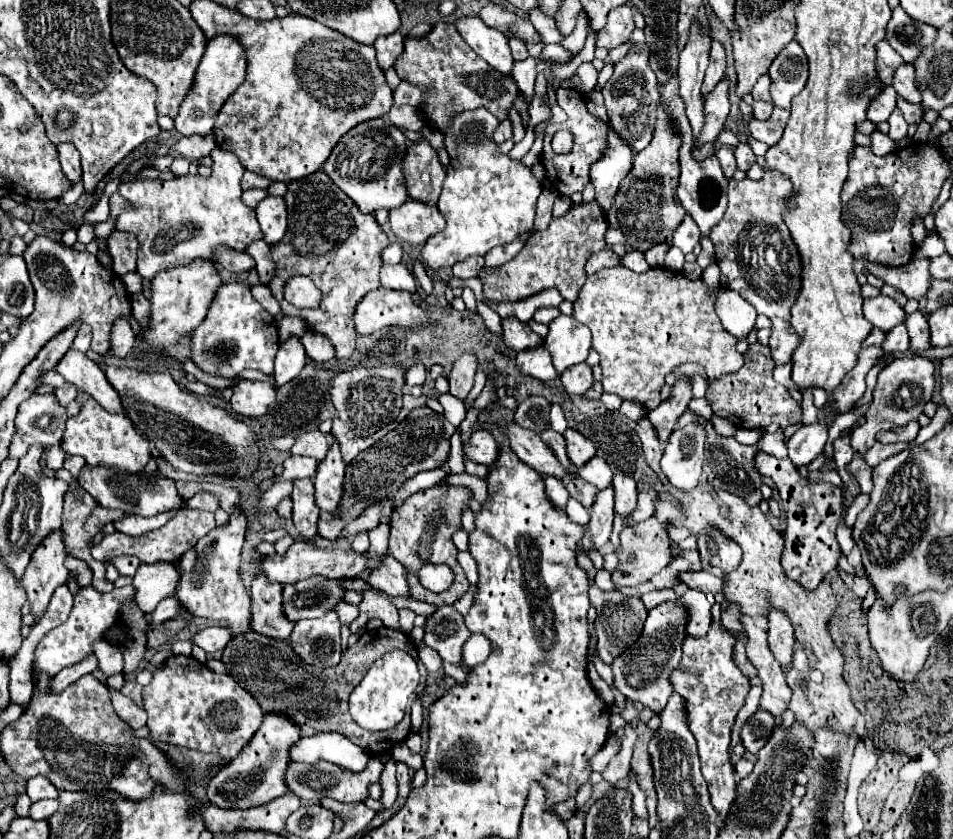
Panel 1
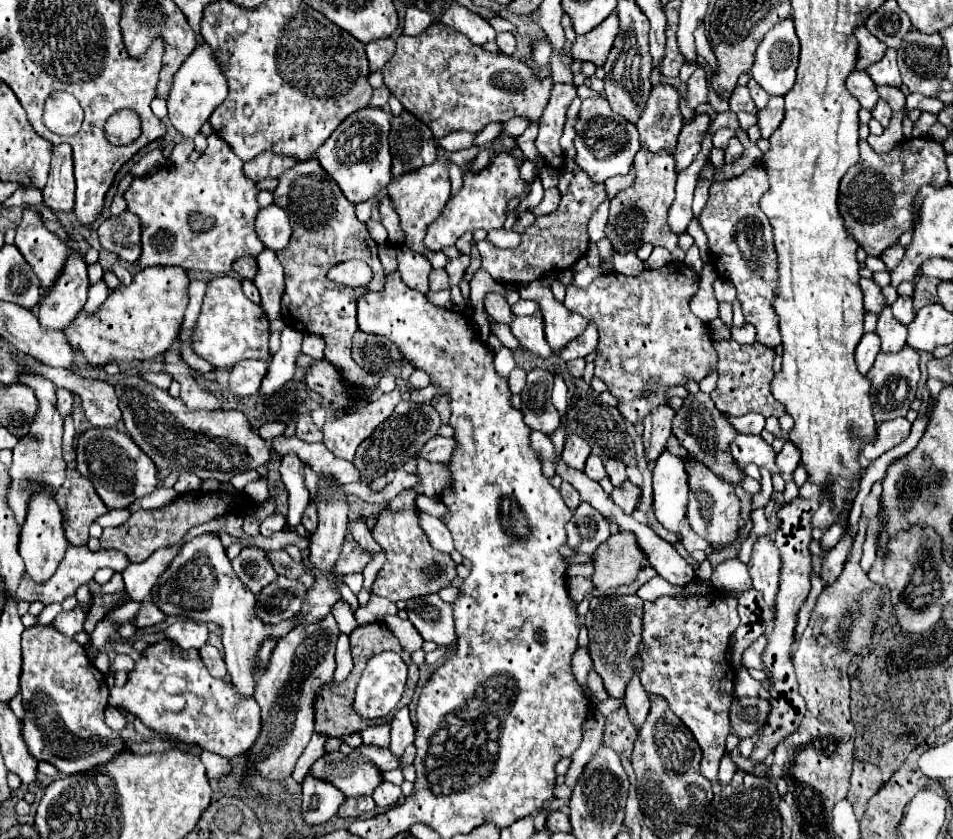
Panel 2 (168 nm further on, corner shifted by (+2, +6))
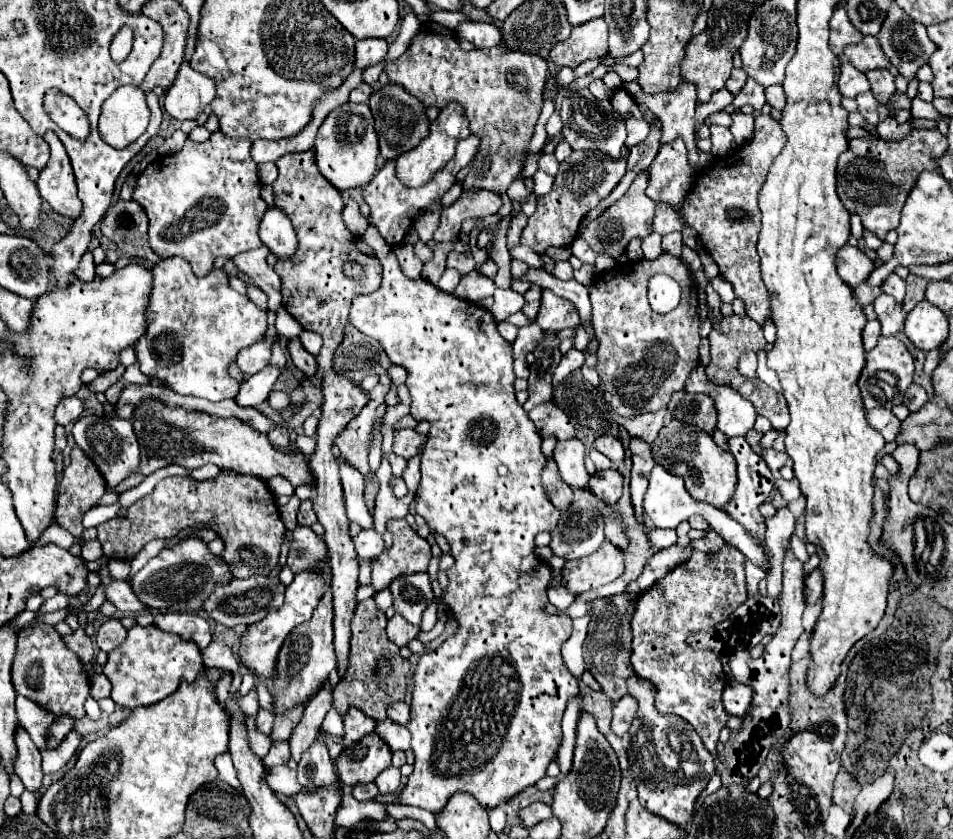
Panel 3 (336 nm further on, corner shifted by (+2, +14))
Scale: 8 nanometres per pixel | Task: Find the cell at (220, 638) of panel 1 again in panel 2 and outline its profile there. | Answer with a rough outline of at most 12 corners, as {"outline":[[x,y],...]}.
{"outline":[[178,621],[164,631],[182,649],[200,649],[208,627]]}

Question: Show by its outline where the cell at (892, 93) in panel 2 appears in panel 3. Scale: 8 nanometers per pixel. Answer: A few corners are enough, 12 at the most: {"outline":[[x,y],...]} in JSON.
{"outline":[[888,69],[866,71],[874,97],[886,105],[896,93]]}

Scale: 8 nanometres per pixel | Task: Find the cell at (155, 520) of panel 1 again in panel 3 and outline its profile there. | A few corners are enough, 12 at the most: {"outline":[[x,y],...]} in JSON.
{"outline":[[114,505],[92,507],[84,513],[82,527],[98,527],[116,517]]}

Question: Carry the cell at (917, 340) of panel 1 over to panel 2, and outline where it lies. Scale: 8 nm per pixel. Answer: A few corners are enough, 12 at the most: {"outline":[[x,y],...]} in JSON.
{"outline":[[898,297],[890,305],[902,325],[910,325],[916,317],[910,297]]}

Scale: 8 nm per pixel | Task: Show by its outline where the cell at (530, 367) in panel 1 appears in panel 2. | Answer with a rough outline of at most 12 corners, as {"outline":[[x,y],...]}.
{"outline":[[542,315],[516,317],[512,335],[530,353],[548,359]]}

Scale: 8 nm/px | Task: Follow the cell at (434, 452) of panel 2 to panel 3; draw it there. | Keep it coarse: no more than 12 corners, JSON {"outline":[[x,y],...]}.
{"outline":[[414,429],[394,433],[392,453],[410,459],[424,447],[426,435]]}

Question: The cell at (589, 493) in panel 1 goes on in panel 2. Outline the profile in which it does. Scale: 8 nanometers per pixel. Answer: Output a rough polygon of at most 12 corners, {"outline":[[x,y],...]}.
{"outline":[[562,483],[560,493],[570,509],[580,505],[580,493],[570,485]]}

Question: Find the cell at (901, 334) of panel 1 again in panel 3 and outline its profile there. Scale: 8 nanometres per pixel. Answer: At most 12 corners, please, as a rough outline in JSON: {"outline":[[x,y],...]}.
{"outline":[[888,295],[874,301],[874,311],[882,323],[882,335],[904,329],[900,303]]}

